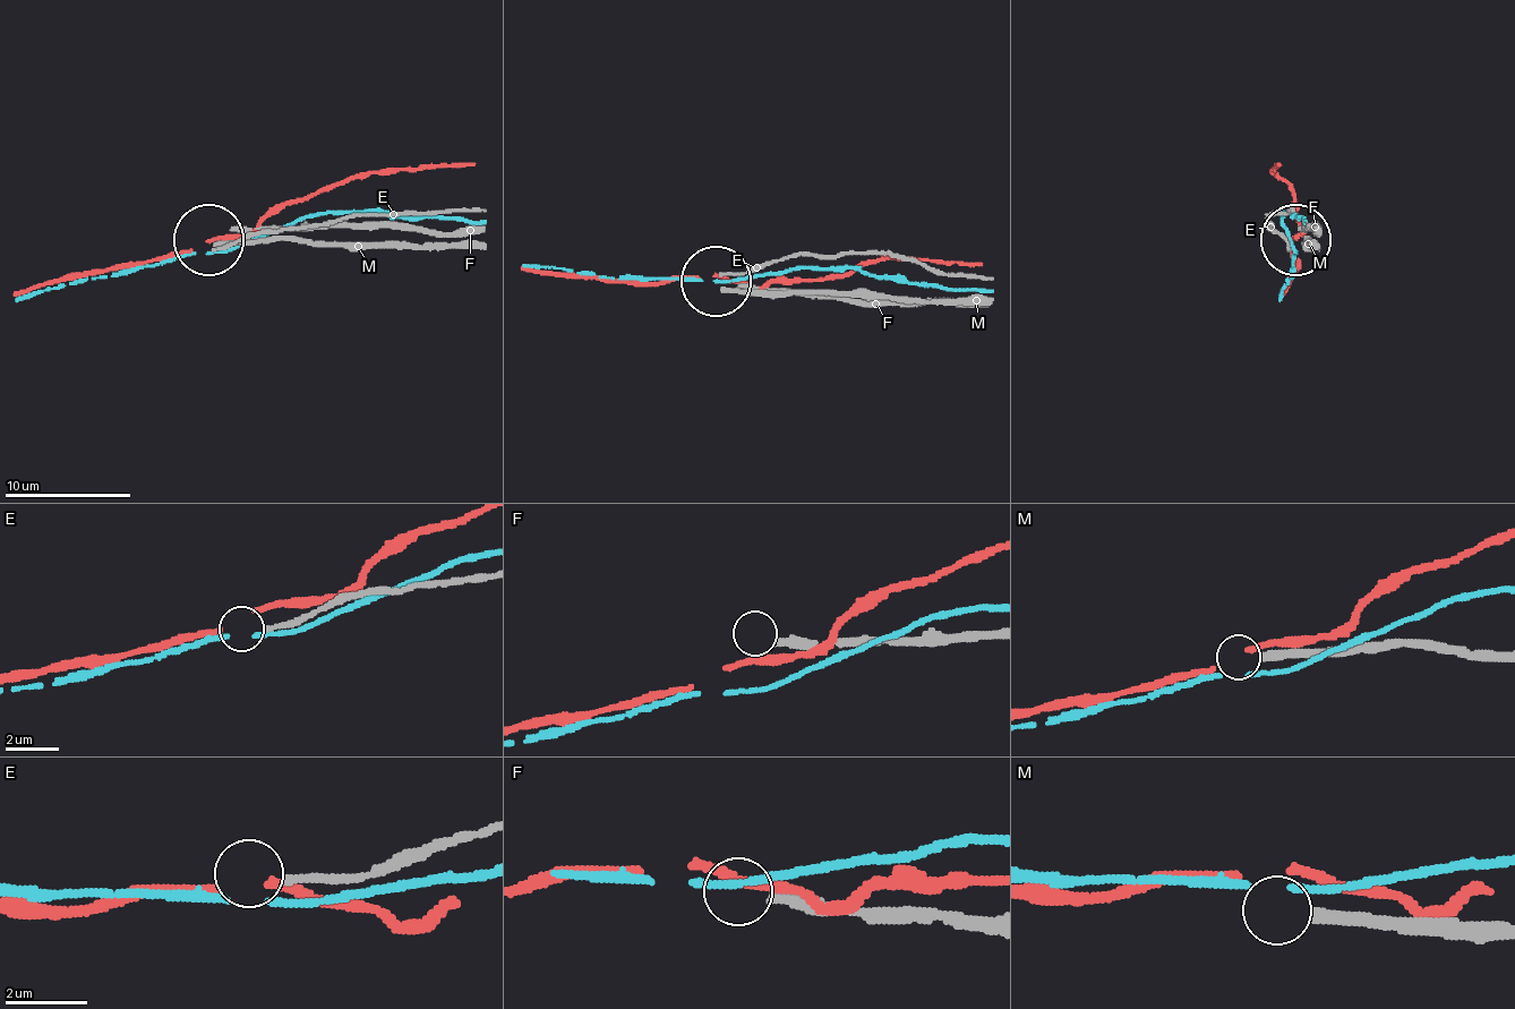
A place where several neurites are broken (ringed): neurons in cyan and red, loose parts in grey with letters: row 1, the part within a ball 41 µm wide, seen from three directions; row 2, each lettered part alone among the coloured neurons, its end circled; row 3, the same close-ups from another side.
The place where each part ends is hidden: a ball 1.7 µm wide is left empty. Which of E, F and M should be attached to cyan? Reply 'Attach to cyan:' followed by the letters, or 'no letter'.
Attach to cyan: no letter

